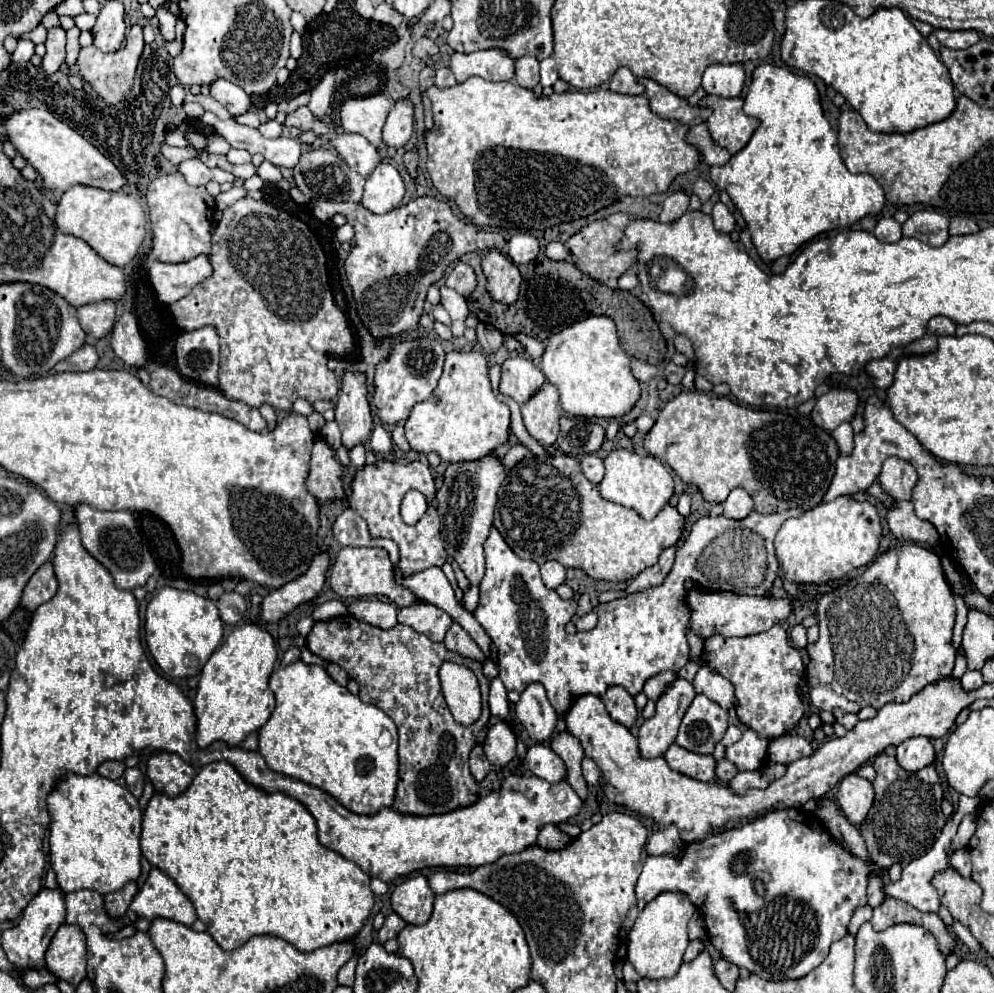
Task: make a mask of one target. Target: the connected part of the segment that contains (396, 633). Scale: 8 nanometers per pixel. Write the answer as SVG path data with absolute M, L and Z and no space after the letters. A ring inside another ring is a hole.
M350 614L338 616L334 620L326 620L326 622L316 622L312 632L306 636L306 646L310 648L312 654L342 666L348 672L348 676L358 682L360 700L366 702L366 704L378 706L380 710L384 710L396 722L398 736L400 736L400 746L398 746L400 780L398 780L398 788L396 788L396 800L394 800L394 806L392 806L394 810L398 810L402 814L428 816L428 814L452 812L456 808L462 808L462 806L468 806L468 804L476 802L478 782L474 782L474 778L472 778L472 774L468 770L468 754L472 752L472 748L476 744L478 732L490 720L490 710L488 710L490 680L482 674L482 664L480 662L476 662L472 658L464 658L458 652L450 652L442 642L430 642L430 638L426 638L424 634L416 632L410 626L396 624L394 628L382 630L382 628L364 624L364 622L356 620ZM444 660L454 660L454 662L460 662L460 664L468 666L476 674L476 678L480 682L482 716L472 726L462 726L462 724L454 722L454 718L448 712L448 706L446 706L446 702L442 698L440 680L438 680L438 666Z

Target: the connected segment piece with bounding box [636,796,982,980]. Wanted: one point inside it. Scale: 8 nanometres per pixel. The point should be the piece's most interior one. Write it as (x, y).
(775, 893)

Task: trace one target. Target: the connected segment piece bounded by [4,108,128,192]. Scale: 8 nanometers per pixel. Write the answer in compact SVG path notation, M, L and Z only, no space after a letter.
M28 108L24 112L14 112L4 124L6 138L38 170L44 180L44 188L66 192L76 184L86 184L116 192L128 184L126 176L112 164L110 158L106 158L76 130L54 118L46 108Z

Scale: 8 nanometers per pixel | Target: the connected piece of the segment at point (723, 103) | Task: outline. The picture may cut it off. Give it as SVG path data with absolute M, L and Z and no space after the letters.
M708 96L708 100L714 100L712 116L706 120L714 142L726 148L730 154L740 152L760 126L760 120L744 114L742 98Z

